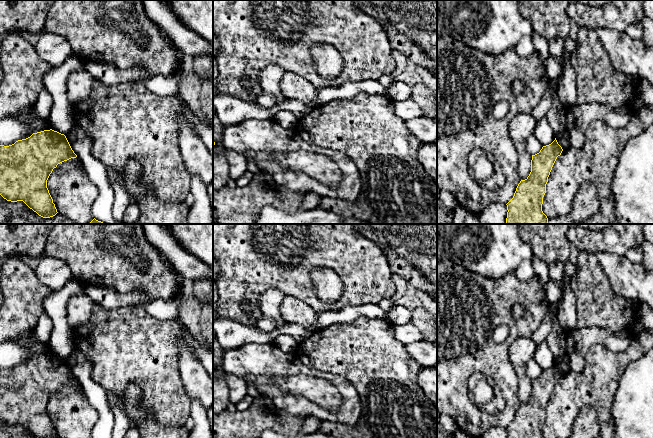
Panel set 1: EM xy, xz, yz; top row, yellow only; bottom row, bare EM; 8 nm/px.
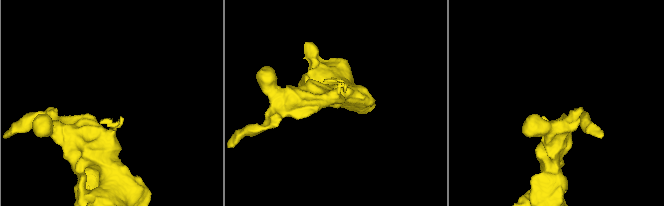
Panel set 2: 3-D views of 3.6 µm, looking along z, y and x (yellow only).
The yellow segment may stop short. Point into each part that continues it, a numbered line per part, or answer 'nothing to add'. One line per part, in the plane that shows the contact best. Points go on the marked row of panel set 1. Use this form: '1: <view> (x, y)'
nothing to add

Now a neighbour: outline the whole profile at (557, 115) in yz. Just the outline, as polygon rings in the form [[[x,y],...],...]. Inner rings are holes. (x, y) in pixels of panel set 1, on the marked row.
[[[443,0],[445,5],[444,32],[452,38],[488,55],[496,56],[515,48],[520,39],[529,35],[533,39],[535,52],[544,61],[550,81],[555,83],[553,103],[546,115],[556,135],[566,131],[567,110],[560,102],[557,92],[562,83],[563,68],[549,53],[548,42],[533,32],[532,24],[519,9],[518,0]]]

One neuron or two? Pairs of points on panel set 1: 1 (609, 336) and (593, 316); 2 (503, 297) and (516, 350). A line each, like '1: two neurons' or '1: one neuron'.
1: two neurons
2: two neurons

